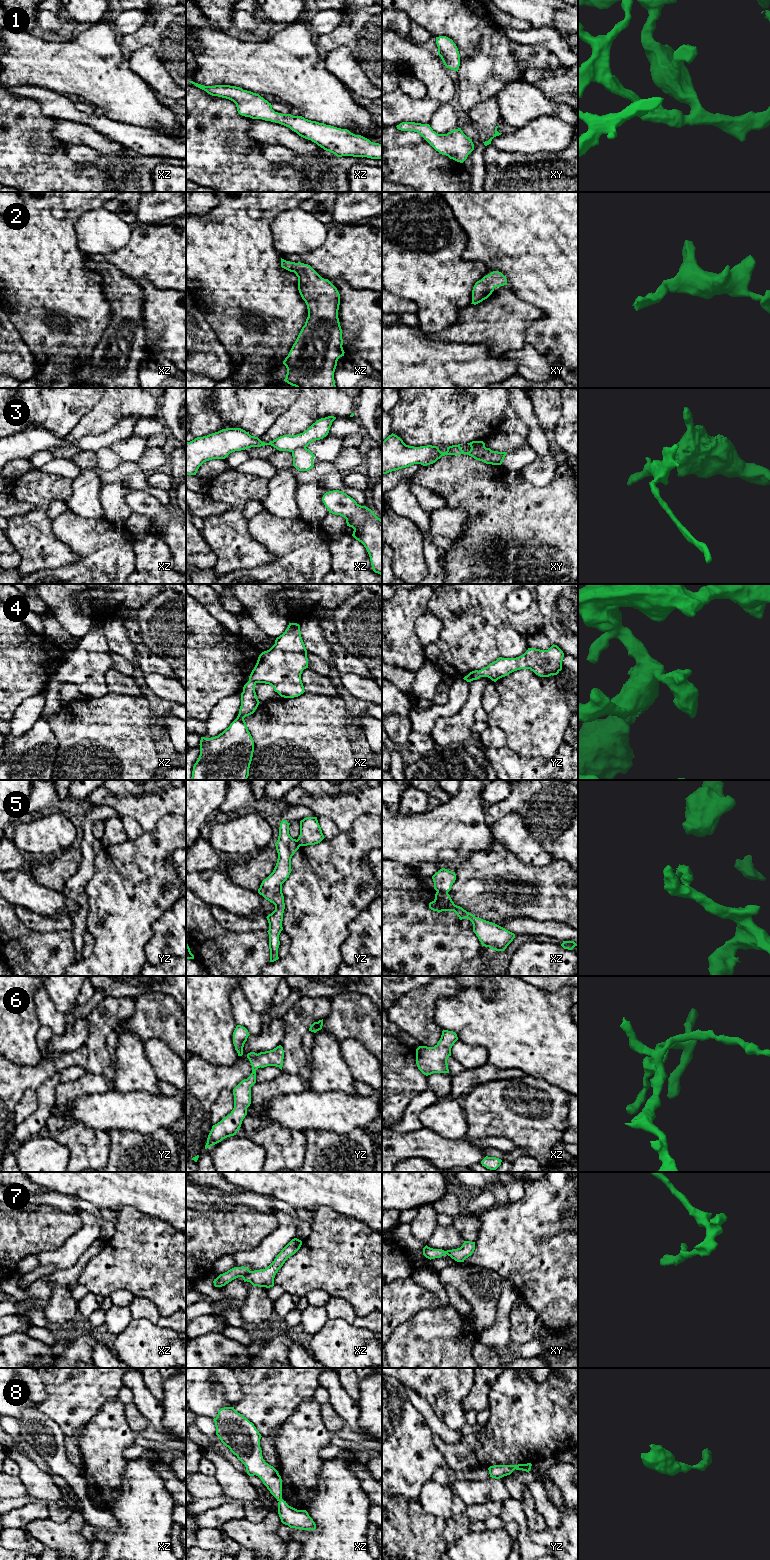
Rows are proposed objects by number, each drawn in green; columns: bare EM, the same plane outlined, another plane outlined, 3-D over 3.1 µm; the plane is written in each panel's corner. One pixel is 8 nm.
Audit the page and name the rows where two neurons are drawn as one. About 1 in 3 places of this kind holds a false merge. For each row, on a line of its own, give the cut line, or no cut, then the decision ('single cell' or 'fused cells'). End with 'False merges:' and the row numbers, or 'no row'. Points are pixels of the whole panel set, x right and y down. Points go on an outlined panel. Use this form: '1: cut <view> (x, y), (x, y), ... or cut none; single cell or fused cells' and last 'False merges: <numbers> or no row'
1: cut none; single cell
2: cut none; single cell
3: cut xz (305, 446), (301, 446), (292, 452); fused cells
4: cut none; single cell
5: cut xz (437, 890), (447, 893); fused cells
6: cut none; single cell
7: cut xz (250, 1271), (241, 1276); fused cells
8: cut none; single cell
False merges: 3, 5, 7

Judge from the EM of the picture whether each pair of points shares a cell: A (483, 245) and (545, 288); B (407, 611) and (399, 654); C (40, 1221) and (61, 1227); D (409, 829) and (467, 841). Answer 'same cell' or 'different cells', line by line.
A: same cell
B: same cell
C: same cell
D: same cell

